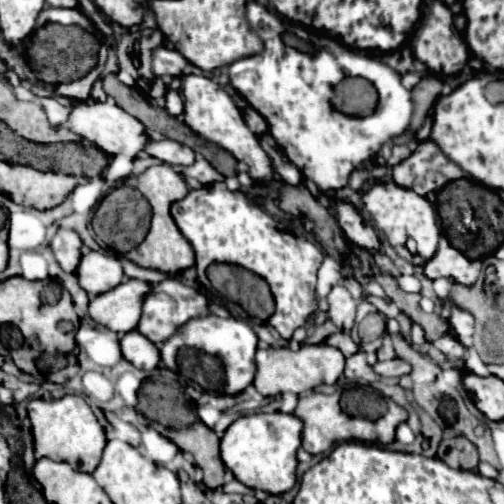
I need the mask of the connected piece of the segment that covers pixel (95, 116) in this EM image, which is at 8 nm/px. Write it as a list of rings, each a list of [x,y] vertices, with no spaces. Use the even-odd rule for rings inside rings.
[[[108,100],[108,104],[104,102],[96,102],[96,104],[76,104],[72,106],[70,112],[70,120],[68,126],[82,138],[90,140],[94,146],[98,146],[100,150],[104,150],[106,154],[126,154],[130,160],[134,160],[148,144],[148,134],[142,126],[142,122],[134,116],[130,116],[128,112],[124,112],[120,106],[112,104],[112,100]]]

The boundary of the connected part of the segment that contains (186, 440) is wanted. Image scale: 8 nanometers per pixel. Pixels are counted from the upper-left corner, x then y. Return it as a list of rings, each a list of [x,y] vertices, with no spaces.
[[[158,422],[150,426],[158,430],[162,436],[170,438],[180,450],[190,452],[194,456],[196,464],[204,472],[204,484],[208,488],[220,488],[224,484],[226,466],[220,458],[220,438],[214,430],[210,430],[206,424],[192,424],[190,428],[186,428],[186,432],[166,428]]]

